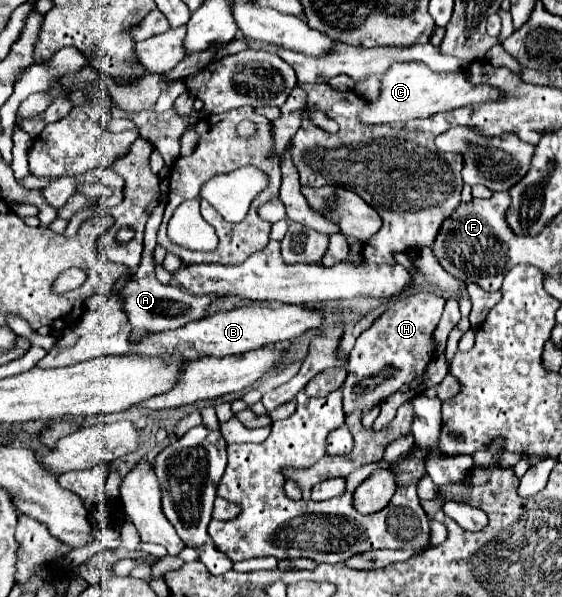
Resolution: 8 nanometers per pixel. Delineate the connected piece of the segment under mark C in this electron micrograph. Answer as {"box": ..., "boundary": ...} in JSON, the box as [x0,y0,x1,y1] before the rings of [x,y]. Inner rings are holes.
{"box":[360,63,500,125],"boundary":[[[396,63],[390,65],[388,73],[380,77],[380,97],[376,101],[366,101],[366,109],[360,113],[360,123],[366,125],[382,125],[382,123],[398,123],[410,119],[424,119],[442,111],[452,111],[468,103],[484,103],[496,101],[500,97],[498,89],[488,85],[472,85],[464,71],[454,73],[436,73],[420,63]]]}

